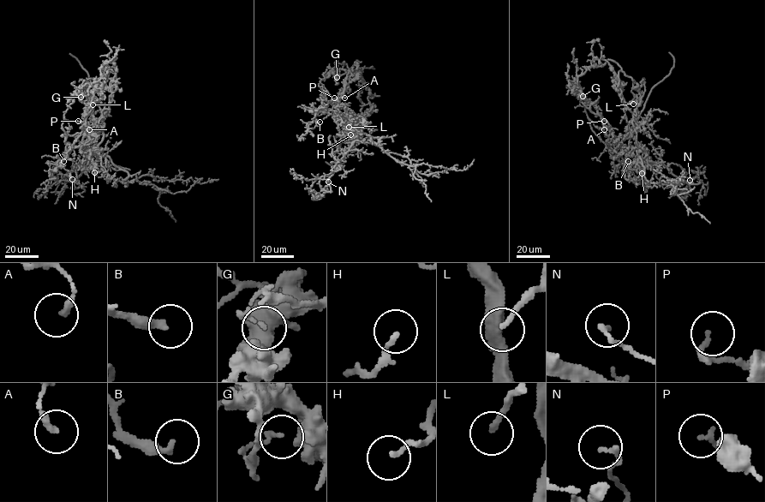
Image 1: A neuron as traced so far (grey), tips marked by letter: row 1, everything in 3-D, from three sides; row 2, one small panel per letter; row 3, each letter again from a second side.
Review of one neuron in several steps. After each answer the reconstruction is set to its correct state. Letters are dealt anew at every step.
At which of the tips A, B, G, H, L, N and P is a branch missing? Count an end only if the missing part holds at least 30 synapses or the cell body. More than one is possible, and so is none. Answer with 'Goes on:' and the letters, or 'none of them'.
Goes on: none of them

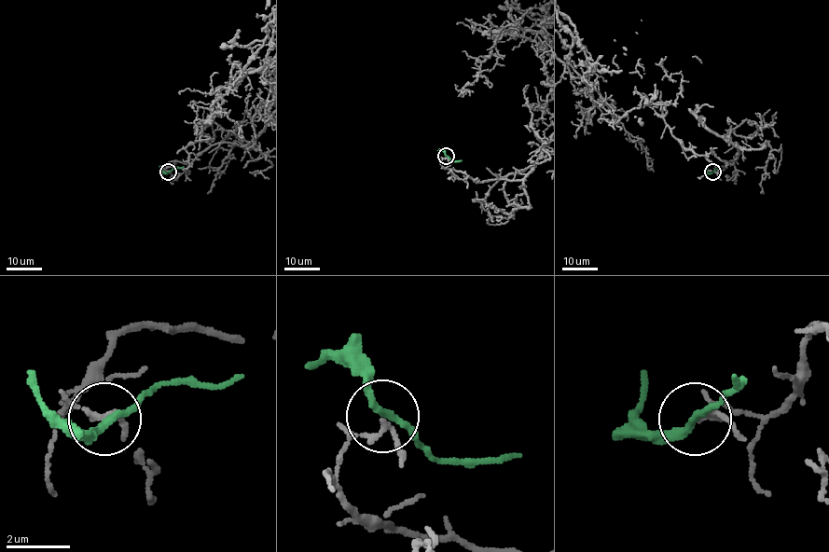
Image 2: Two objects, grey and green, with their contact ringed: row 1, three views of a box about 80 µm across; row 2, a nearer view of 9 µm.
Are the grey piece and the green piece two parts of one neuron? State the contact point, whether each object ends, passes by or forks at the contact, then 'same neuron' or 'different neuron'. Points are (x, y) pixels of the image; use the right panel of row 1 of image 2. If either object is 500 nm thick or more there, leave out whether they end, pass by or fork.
place (712, 172); grey passes by; green passes by; different neuron

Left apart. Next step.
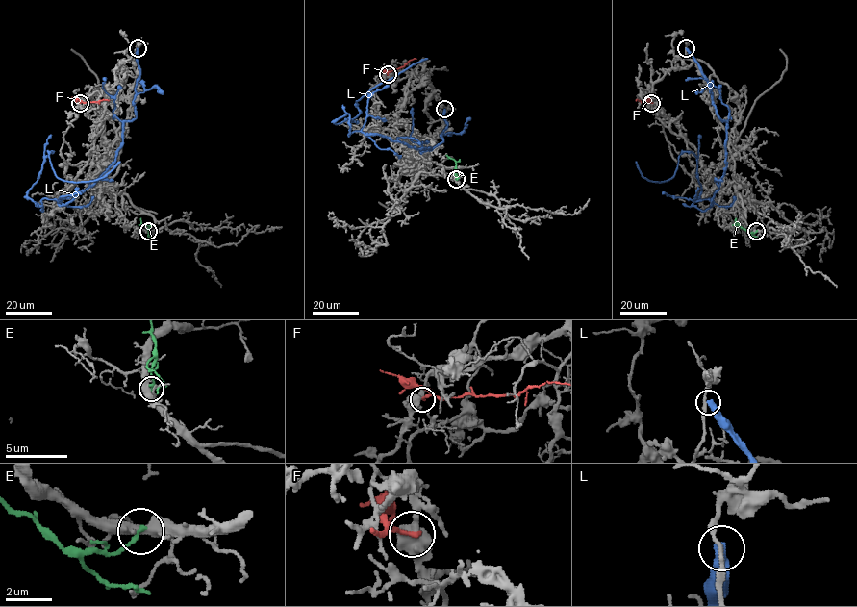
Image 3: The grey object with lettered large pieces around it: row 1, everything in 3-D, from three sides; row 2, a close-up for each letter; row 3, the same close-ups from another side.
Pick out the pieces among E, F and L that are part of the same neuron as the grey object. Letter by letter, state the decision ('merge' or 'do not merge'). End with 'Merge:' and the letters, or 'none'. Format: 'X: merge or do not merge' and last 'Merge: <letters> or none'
E: do not merge
F: do not merge
L: do not merge
Merge: none

